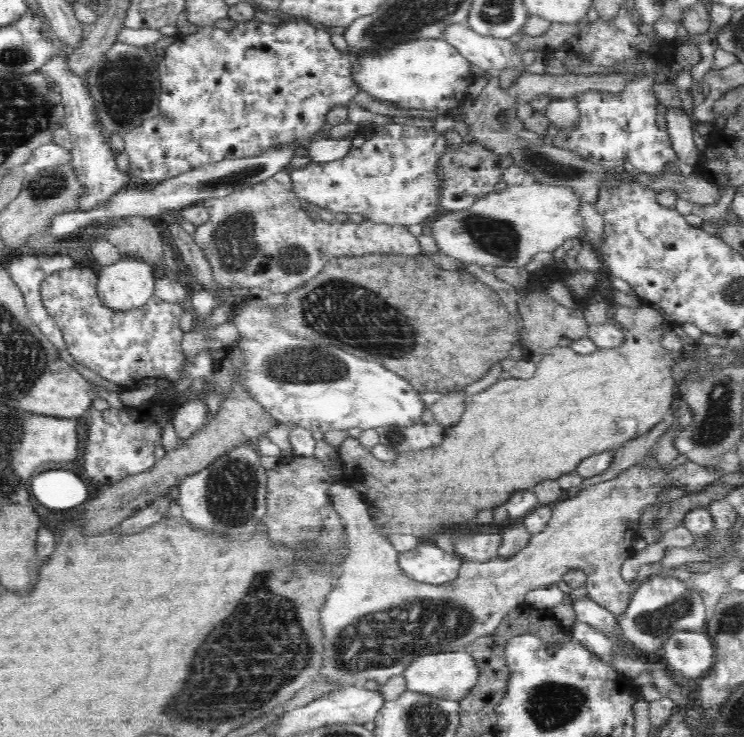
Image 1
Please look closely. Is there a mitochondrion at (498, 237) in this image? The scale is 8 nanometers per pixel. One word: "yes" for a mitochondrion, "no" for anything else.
yes

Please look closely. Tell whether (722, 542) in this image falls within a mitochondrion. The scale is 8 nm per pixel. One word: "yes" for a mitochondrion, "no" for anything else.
no

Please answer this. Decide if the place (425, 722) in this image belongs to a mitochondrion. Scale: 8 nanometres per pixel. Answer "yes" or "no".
yes

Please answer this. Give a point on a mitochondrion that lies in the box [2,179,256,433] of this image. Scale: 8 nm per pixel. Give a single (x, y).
(79, 235)

